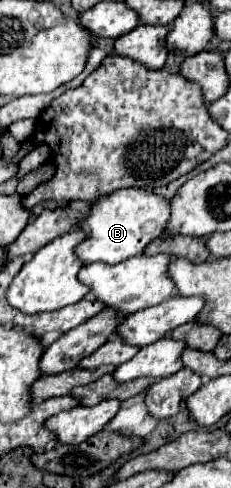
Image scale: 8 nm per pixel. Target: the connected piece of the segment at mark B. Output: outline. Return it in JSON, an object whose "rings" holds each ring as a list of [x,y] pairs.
{"rings":[[[118,189],[116,193],[104,195],[92,207],[90,217],[80,225],[88,233],[88,239],[76,247],[76,255],[84,263],[120,263],[134,255],[140,255],[148,243],[164,233],[170,217],[170,199],[150,193],[146,189]]]}

